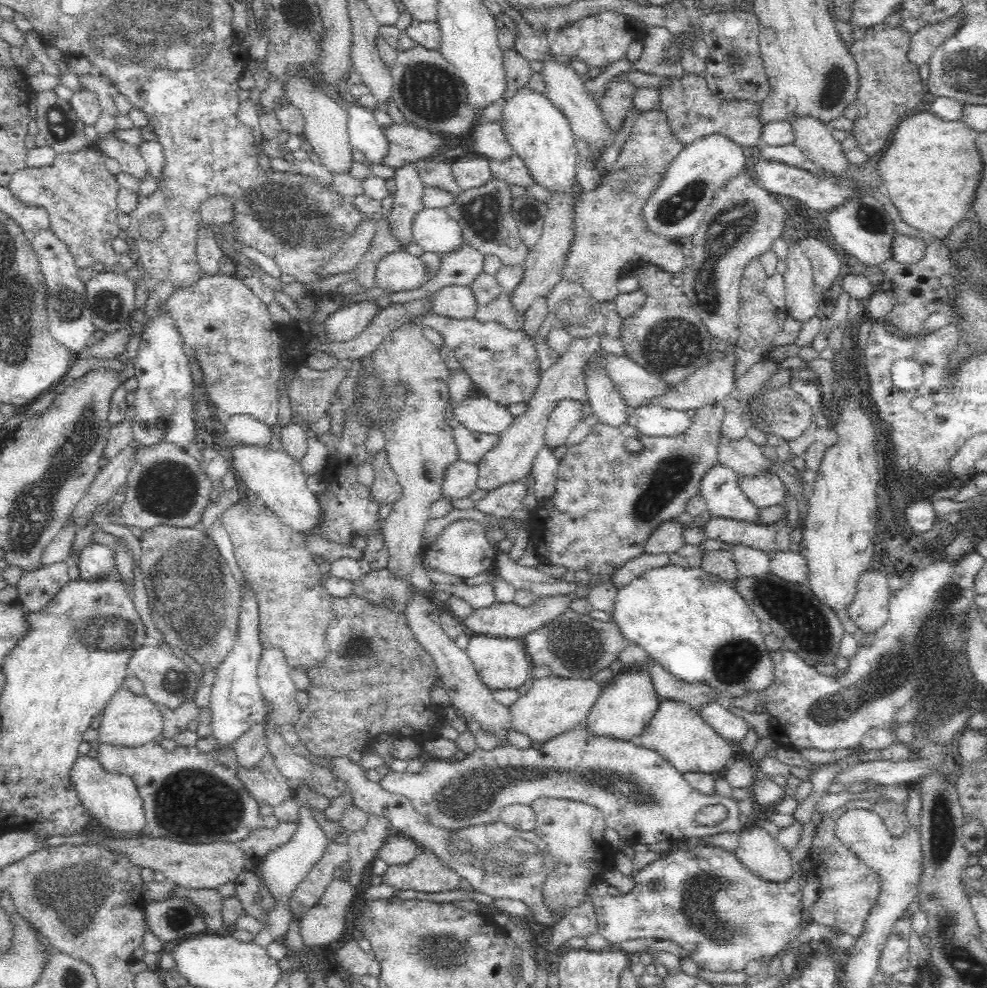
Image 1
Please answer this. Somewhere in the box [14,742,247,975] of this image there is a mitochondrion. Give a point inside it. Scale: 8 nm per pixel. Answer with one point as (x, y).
(72, 891)

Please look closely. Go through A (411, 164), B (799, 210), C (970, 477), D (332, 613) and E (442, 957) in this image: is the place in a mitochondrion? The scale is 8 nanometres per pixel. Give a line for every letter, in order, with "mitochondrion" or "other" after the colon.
A: other
B: other
C: other
D: other
E: mitochondrion

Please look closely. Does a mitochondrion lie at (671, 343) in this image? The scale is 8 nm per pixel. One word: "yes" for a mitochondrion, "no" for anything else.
yes

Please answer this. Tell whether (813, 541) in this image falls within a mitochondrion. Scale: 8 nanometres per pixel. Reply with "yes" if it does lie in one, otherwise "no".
no

